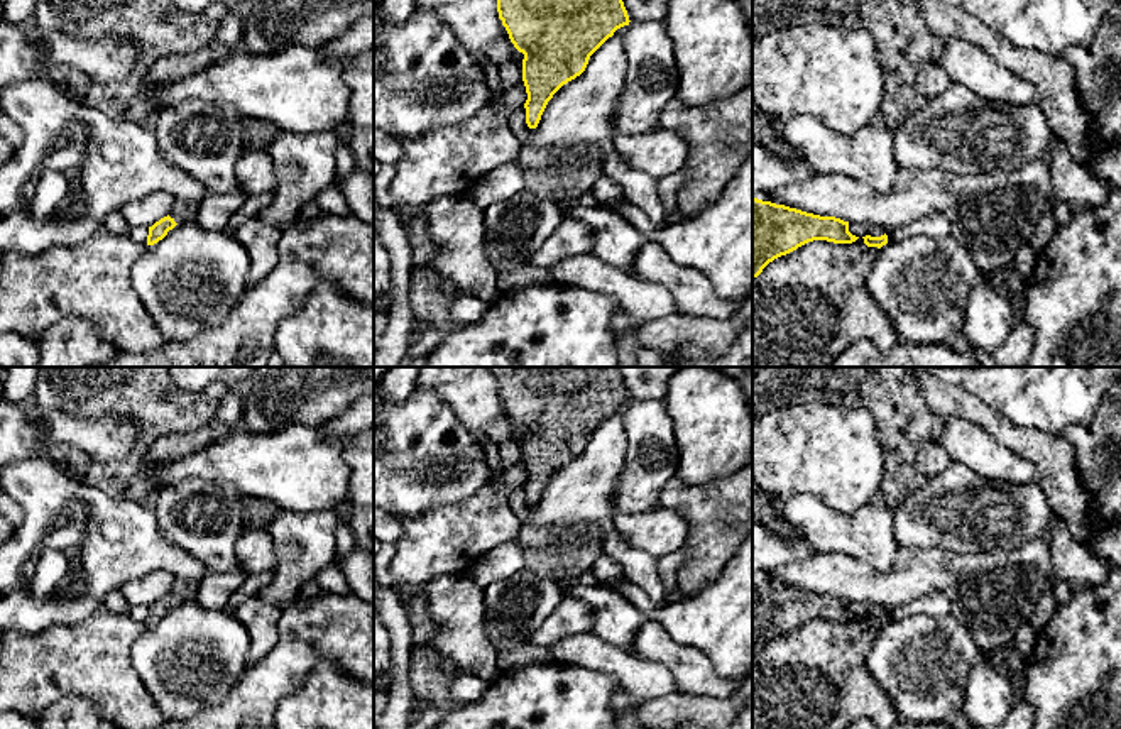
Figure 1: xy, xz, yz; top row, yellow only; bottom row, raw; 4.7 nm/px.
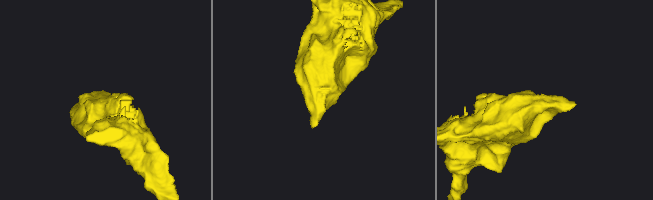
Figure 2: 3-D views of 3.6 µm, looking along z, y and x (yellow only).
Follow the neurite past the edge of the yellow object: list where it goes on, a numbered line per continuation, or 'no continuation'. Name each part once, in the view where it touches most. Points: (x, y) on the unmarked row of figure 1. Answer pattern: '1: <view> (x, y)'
1: xy (183, 589)

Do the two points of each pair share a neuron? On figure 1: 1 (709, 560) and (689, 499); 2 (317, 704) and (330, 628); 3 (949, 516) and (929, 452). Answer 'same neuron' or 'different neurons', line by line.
1: same neuron
2: different neurons
3: different neurons

